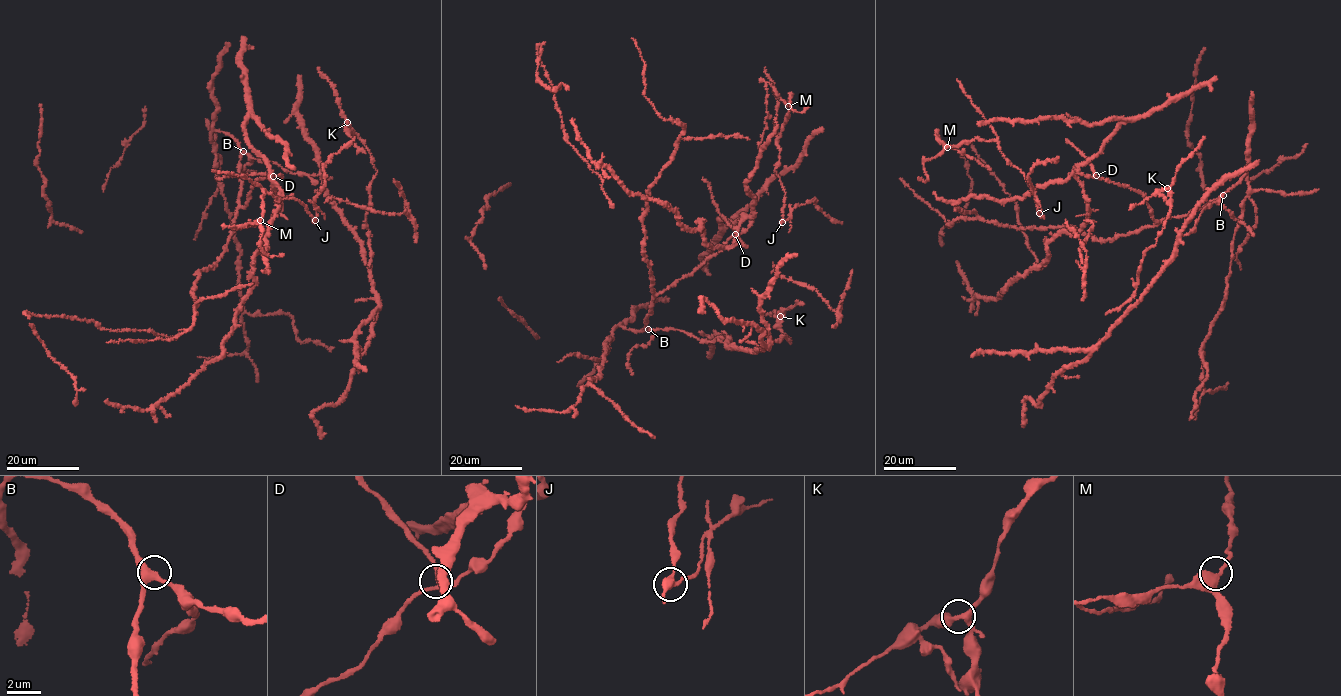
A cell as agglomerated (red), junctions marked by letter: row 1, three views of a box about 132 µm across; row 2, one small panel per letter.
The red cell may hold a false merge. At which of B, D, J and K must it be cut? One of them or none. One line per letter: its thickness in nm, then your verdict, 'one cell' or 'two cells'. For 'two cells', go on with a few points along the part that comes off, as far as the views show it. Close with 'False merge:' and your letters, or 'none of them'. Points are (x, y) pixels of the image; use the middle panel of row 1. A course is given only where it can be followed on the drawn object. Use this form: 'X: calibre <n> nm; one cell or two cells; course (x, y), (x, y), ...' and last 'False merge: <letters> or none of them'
B: calibre 340 nm; one cell
D: calibre 240 nm; one cell
J: calibre 280 nm; two cells; course (782, 222), (785, 194), (775, 169), (780, 152), (777, 142), (790, 108), (767, 83), (766, 128), (758, 148)
K: calibre 280 nm; one cell
False merge: J

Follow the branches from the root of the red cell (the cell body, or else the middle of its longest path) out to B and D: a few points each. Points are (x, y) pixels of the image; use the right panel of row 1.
B: (1077, 166), (1080, 174), (1123, 185), (1140, 193), (1147, 202), (1151, 216), (1159, 221), (1185, 216), (1223, 195)
D: (1077, 166), (1080, 174), (1096, 175)

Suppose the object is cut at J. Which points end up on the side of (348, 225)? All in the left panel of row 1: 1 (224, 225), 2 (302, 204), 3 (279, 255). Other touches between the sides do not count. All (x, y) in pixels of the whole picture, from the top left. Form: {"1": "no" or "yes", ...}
{"1": "no", "2": "no", "3": "no"}

